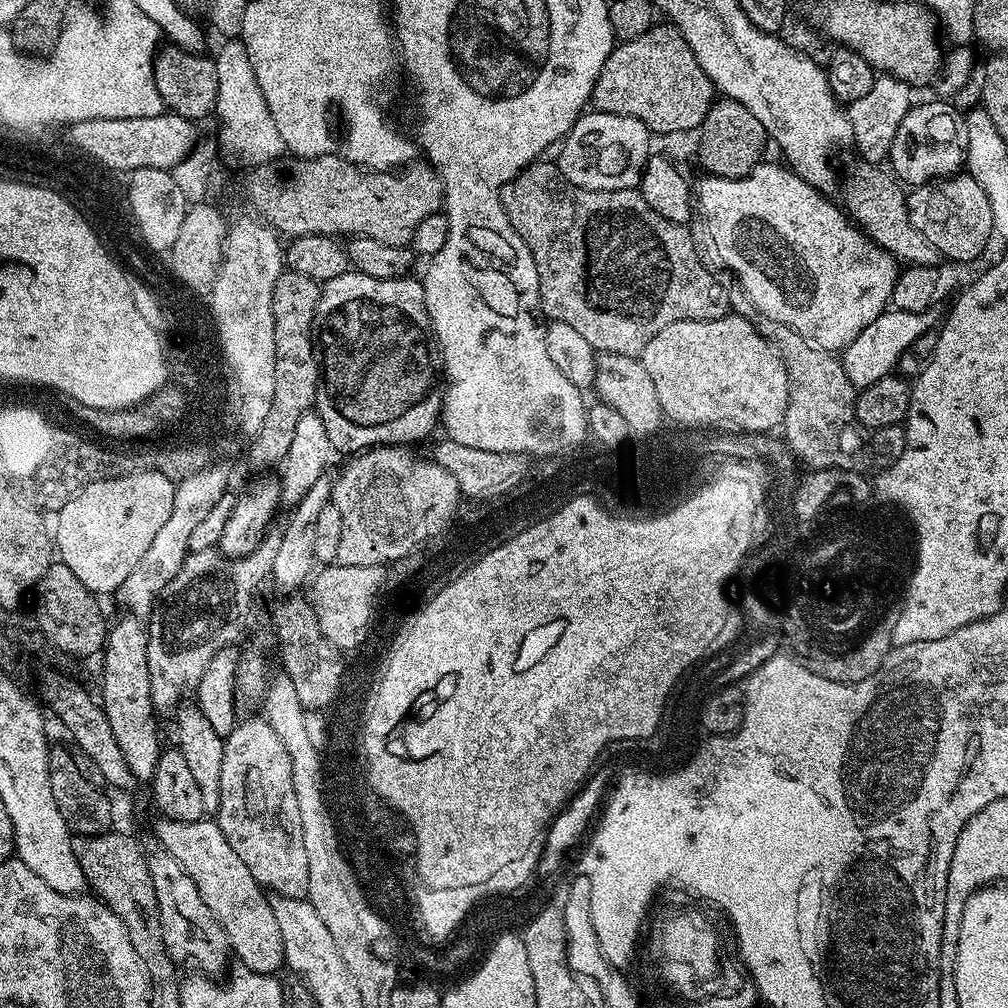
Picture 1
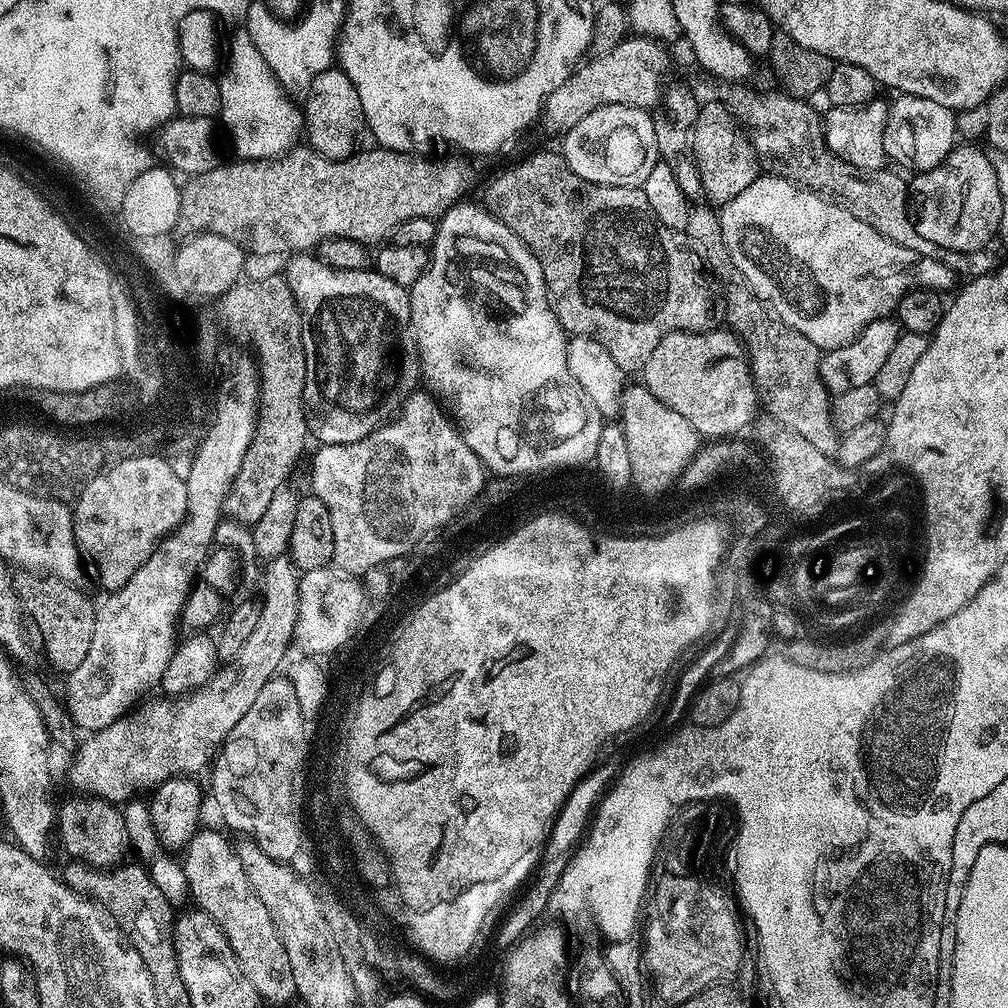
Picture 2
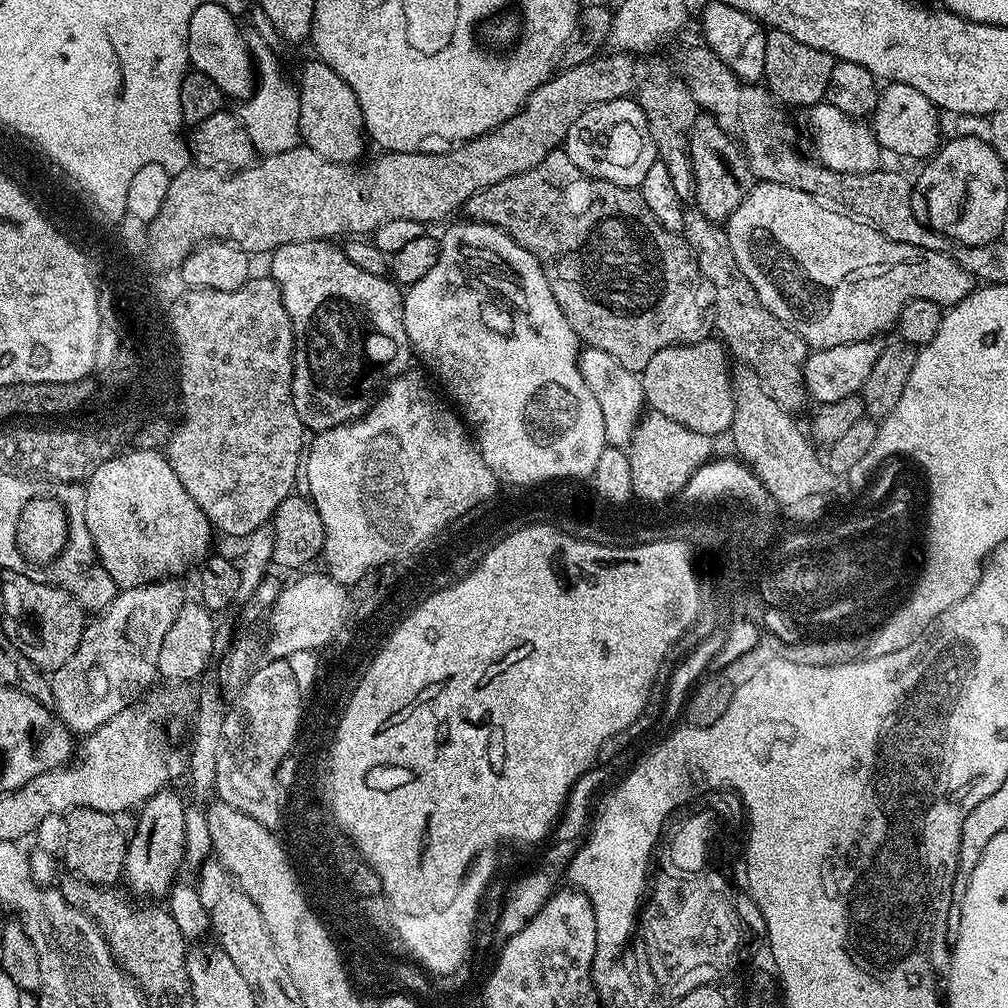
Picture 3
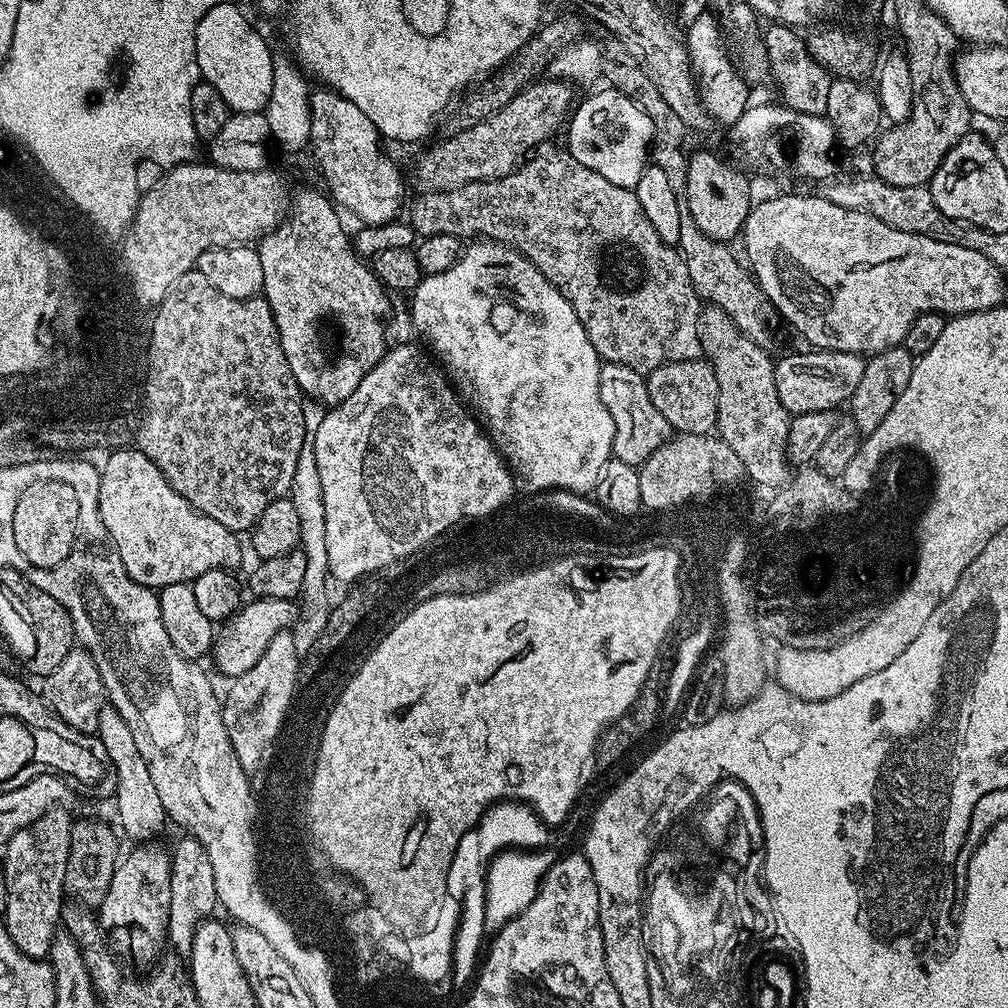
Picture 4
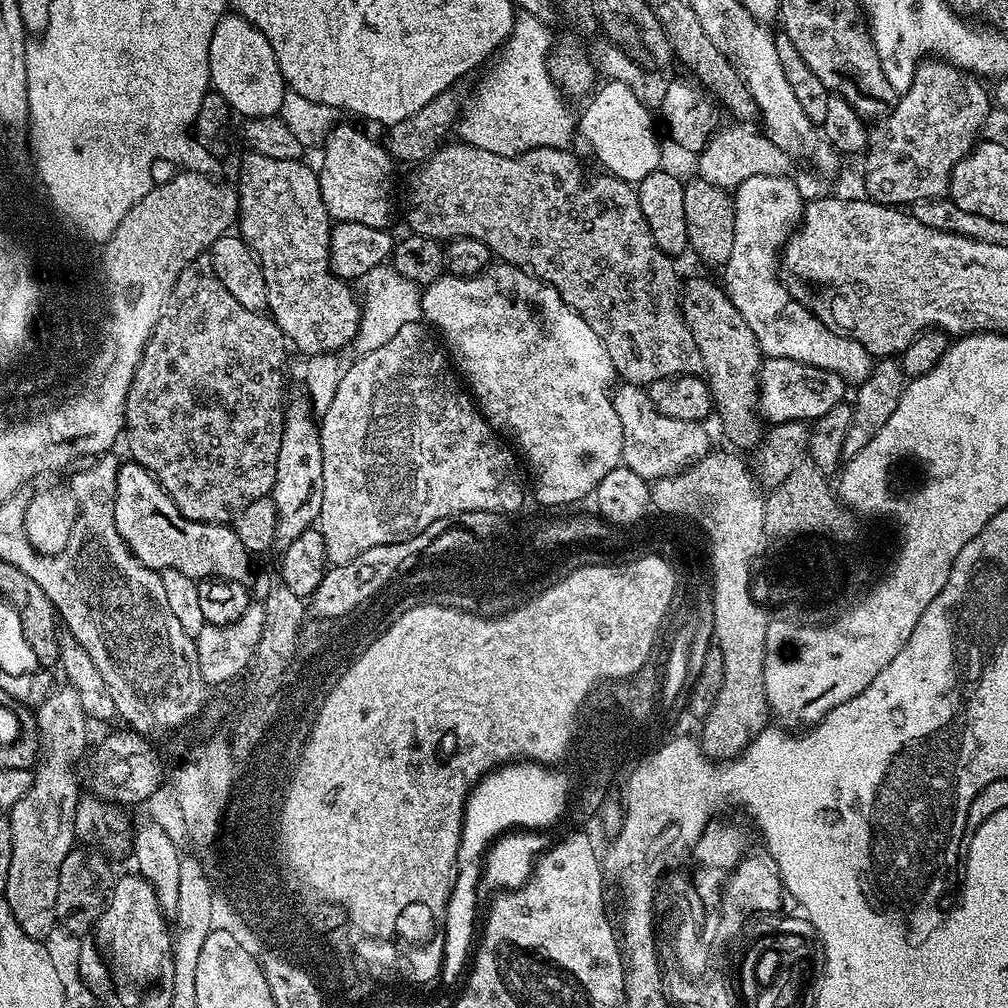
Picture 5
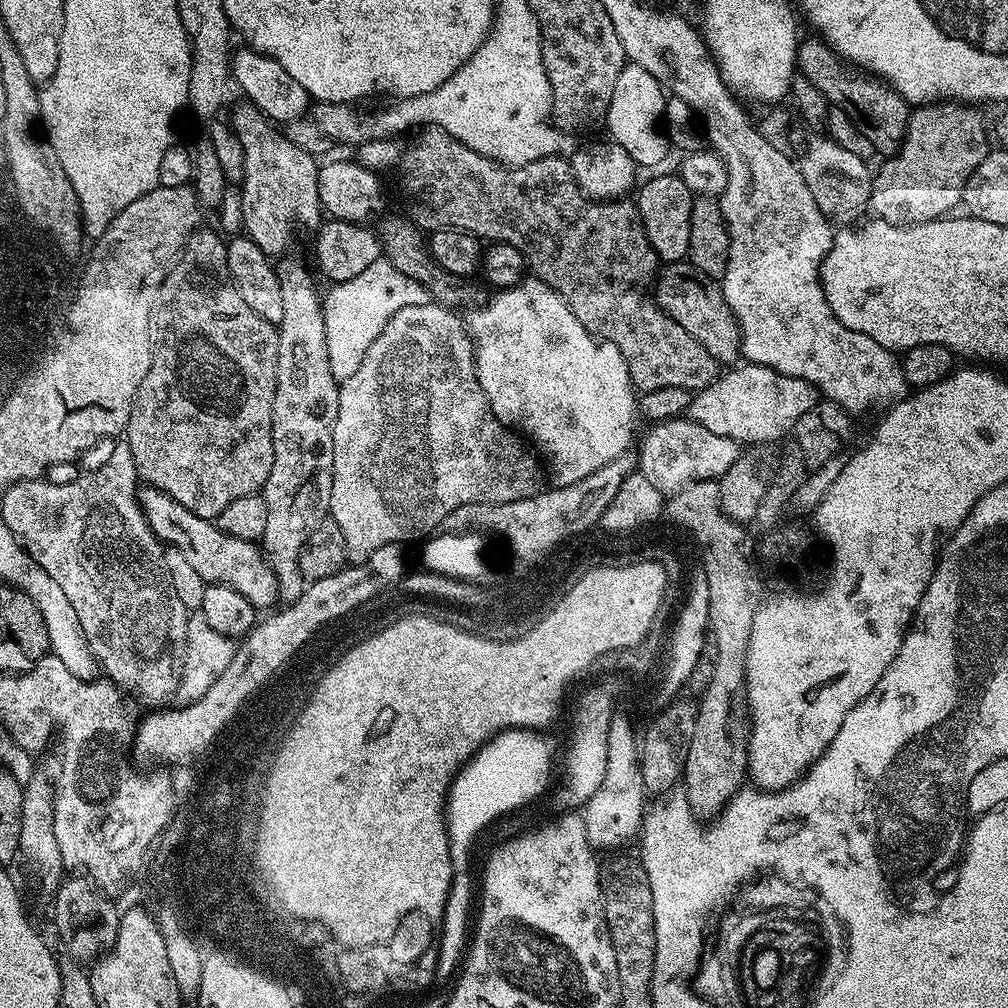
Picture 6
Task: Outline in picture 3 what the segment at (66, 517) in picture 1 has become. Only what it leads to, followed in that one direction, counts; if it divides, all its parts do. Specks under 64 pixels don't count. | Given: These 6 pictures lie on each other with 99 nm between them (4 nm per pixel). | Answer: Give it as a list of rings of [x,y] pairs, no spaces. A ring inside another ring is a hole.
[[[137,448],[135,450],[124,450],[110,457],[108,461],[103,462],[102,466],[98,466],[92,476],[87,479],[84,497],[86,498],[88,538],[92,540],[94,547],[96,547],[96,558],[99,567],[103,568],[107,576],[116,583],[117,589],[137,588],[139,584],[154,584],[156,581],[165,578],[179,577],[181,575],[179,572],[186,571],[191,564],[193,566],[199,565],[209,555],[208,543],[211,542],[212,536],[214,537],[212,523],[209,522],[206,514],[194,502],[194,498],[190,498],[190,494],[186,494],[182,482],[178,482],[178,474],[174,474],[174,470],[168,465],[167,455],[161,454],[159,451]]]

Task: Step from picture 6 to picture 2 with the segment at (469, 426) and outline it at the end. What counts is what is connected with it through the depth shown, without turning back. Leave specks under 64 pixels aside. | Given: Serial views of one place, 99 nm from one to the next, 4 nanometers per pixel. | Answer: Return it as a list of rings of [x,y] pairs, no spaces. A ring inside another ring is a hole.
[[[413,394],[404,402],[402,411],[395,417],[393,422],[384,425],[371,435],[350,444],[325,444],[317,447],[316,457],[312,460],[312,488],[311,491],[318,498],[322,498],[322,502],[326,502],[326,510],[330,510],[330,520],[334,522],[334,558],[332,564],[335,565],[341,573],[344,574],[364,574],[368,569],[377,569],[382,562],[391,561],[393,555],[397,552],[404,552],[409,548],[417,537],[424,535],[429,529],[433,529],[433,525],[441,524],[453,512],[464,504],[472,496],[473,492],[480,486],[480,469],[476,465],[479,459],[474,454],[474,450],[470,450],[470,446],[466,446],[464,439],[460,437],[460,429],[446,415],[445,409],[431,395]]]

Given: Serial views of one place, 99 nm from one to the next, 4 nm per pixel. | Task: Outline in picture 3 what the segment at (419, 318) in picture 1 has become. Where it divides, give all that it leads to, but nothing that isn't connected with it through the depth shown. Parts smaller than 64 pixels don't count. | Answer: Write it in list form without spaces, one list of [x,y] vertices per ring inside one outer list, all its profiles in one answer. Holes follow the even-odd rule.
[[[331,239],[284,244],[271,253],[270,260],[270,275],[280,288],[282,302],[290,314],[296,335],[292,374],[294,410],[298,410],[298,418],[312,434],[347,424],[353,415],[352,403],[359,396],[375,393],[385,381],[409,371],[411,364],[408,363],[414,360],[412,343],[408,341],[404,325],[401,289],[388,276],[358,270],[358,266],[346,258],[343,247]]]

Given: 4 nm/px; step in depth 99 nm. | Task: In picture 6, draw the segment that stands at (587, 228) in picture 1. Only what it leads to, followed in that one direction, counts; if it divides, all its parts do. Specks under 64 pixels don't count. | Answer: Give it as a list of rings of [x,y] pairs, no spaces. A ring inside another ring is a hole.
[[[428,126],[417,132],[420,133],[416,141],[403,149],[398,165],[404,200],[412,211],[410,220],[417,228],[455,228],[458,232],[471,232],[473,236],[488,242],[514,246],[514,250],[524,255],[531,275],[550,285],[568,303],[574,318],[582,322],[591,336],[605,344],[618,346],[637,393],[662,390],[662,386],[699,390],[716,381],[716,359],[699,342],[690,338],[690,334],[686,334],[674,318],[667,316],[649,293],[647,296],[640,289],[650,284],[650,249],[640,212],[631,199],[590,199],[576,185],[572,165],[564,156],[547,156],[529,164],[509,166],[470,150],[470,146],[441,128]]]

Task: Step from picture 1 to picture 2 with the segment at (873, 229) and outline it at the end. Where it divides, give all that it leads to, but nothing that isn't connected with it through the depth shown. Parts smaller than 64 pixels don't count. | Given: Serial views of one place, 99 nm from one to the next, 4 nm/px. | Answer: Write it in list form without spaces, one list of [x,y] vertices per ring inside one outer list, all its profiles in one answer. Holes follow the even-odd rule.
[[[790,94],[787,95],[788,96],[744,96],[737,102],[737,104],[734,104],[734,111],[743,123],[748,133],[748,139],[752,141],[761,169],[763,169],[767,175],[780,176],[783,180],[790,180],[793,184],[801,188],[807,188],[809,192],[818,193],[820,196],[831,200],[833,204],[837,204],[837,206],[842,210],[846,210],[850,214],[854,214],[854,218],[858,218],[862,222],[866,222],[866,226],[874,226],[874,230],[878,230],[878,234],[882,234],[886,238],[890,238],[890,242],[898,242],[898,246],[906,246],[906,250],[914,250],[926,258],[936,260],[938,263],[941,263],[942,266],[949,268],[949,270],[951,270],[957,277],[964,276],[963,278],[975,278],[977,276],[985,276],[987,272],[993,271],[994,263],[992,264],[991,251],[981,250],[979,252],[955,252],[954,250],[946,250],[942,246],[934,246],[934,242],[926,242],[926,238],[922,238],[922,234],[918,234],[916,221],[910,215],[910,208],[908,212],[908,200],[910,204],[910,188],[906,183],[906,180],[903,180],[903,178],[899,176],[901,173],[899,171],[896,171],[897,173],[888,172],[889,169],[887,167],[882,167],[878,170],[862,170],[858,166],[850,166],[850,162],[846,162],[840,157],[840,155],[838,155],[838,153],[829,150],[828,143],[824,140],[824,121],[821,113],[819,111],[816,113],[815,110],[807,104],[809,102],[807,99],[795,98]]]

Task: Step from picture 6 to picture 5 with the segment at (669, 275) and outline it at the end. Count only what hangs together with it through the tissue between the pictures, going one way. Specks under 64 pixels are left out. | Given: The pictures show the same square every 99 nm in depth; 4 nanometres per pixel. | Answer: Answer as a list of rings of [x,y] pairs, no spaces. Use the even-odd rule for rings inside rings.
[[[692,280],[689,284],[687,281],[682,288],[680,310],[690,334],[694,334],[698,354],[702,354],[702,375],[708,381],[714,412],[720,415],[725,434],[734,443],[748,450],[755,449],[762,437],[758,419],[762,353],[754,338],[754,330],[746,326],[746,318],[738,314],[734,302],[730,302],[727,292],[717,281],[716,284],[712,280]]]

